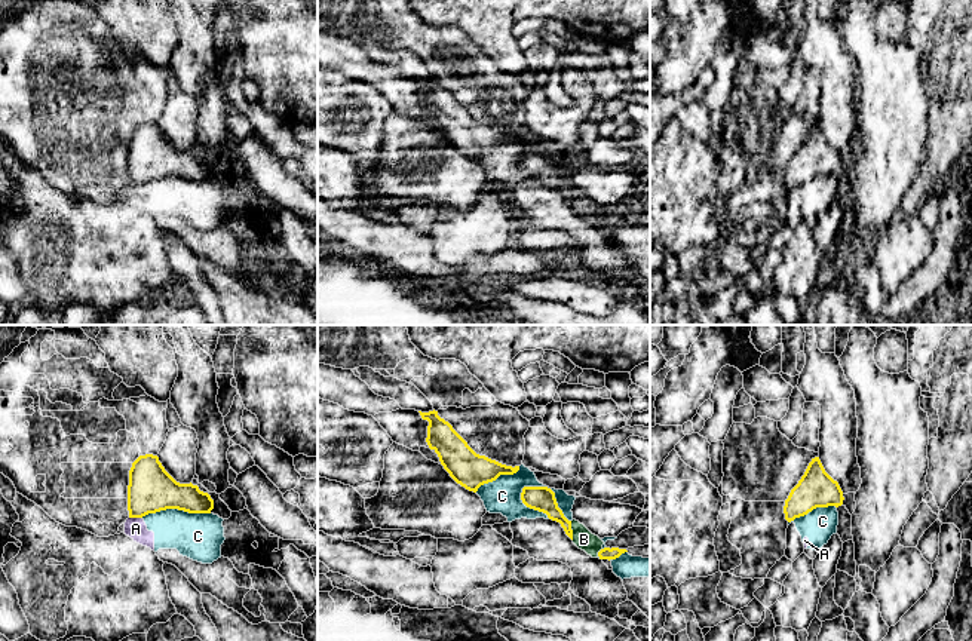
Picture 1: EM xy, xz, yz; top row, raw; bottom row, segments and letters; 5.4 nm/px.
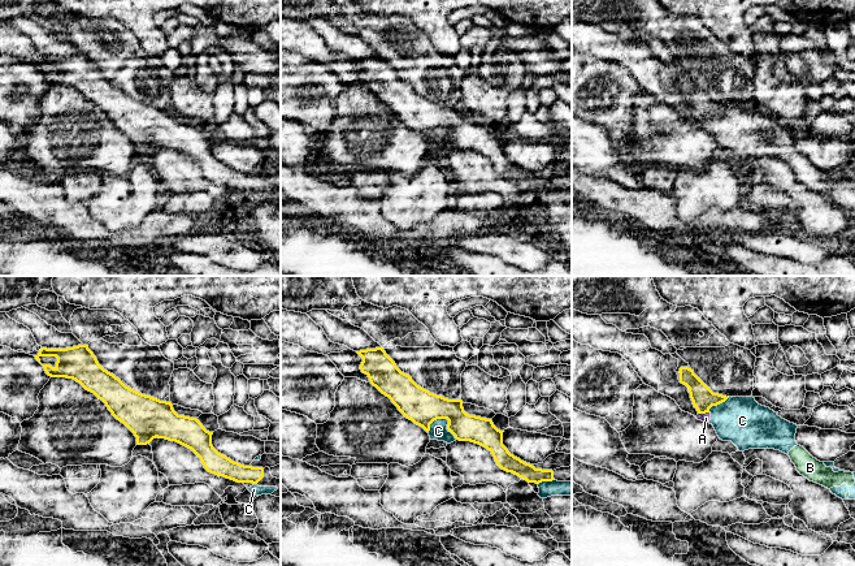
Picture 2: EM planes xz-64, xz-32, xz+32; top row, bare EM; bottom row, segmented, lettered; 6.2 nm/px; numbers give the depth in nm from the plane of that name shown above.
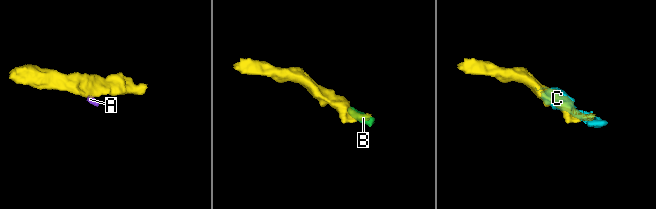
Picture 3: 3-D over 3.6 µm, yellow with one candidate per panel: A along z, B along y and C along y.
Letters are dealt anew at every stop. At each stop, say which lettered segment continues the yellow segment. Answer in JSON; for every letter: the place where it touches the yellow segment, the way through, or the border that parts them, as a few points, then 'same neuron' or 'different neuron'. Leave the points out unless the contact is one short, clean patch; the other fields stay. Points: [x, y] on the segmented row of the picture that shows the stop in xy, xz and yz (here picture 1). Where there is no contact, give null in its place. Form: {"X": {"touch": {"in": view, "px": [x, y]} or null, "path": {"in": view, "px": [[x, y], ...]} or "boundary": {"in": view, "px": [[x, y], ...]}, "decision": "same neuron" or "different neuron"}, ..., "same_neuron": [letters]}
{"A": {"touch": {"in": "xy", "px": [135, 517]}, "boundary": {"in": "xy", "px": [[129, 517], [141, 518]]}, "decision": "different neuron"}, "B": {"touch": {"in": "xz", "px": [572, 530]}, "boundary": {"in": "xz", "px": [[570, 521], [573, 539]]}, "decision": "different neuron"}, "C": {"touch": {"in": "xz", "px": [552, 491]}, "decision": "different neuron"}, "same_neuron": []}

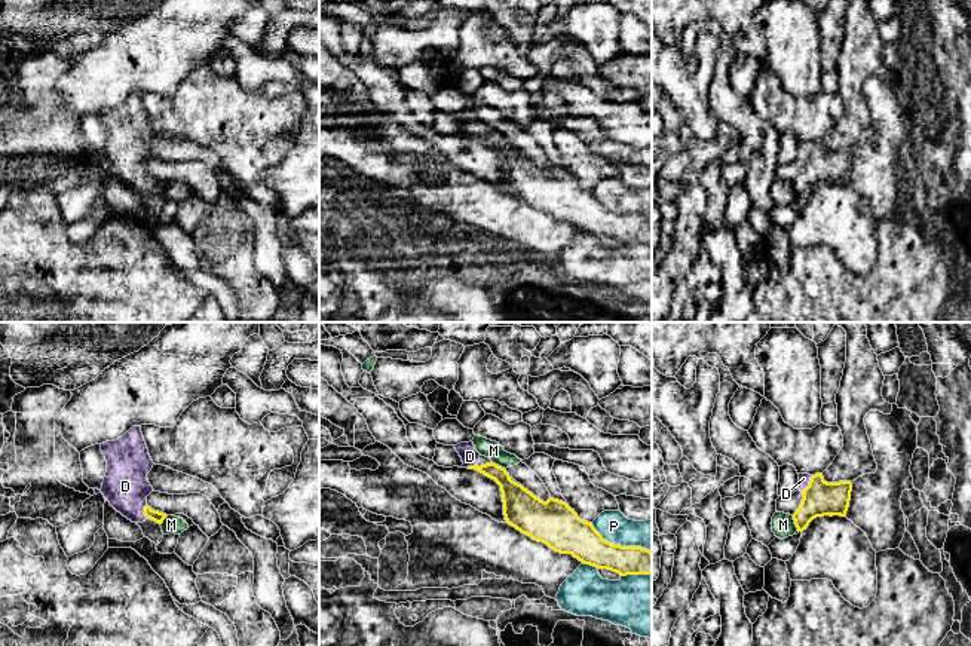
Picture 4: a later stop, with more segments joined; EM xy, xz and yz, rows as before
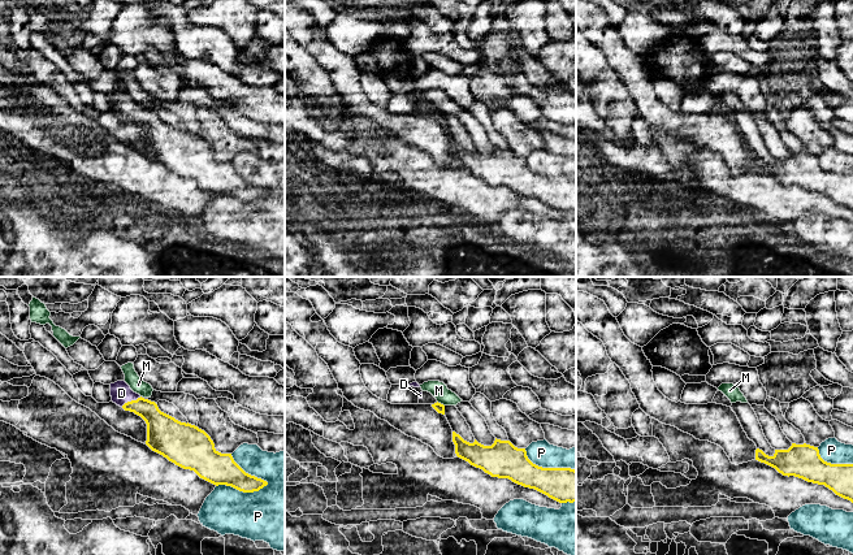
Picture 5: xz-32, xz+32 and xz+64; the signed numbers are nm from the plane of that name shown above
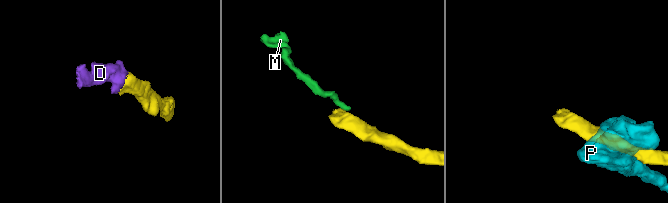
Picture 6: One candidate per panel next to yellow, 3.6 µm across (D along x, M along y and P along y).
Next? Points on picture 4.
{"D": {"touch": {"in": "yz", "px": [809, 484]}, "path": {"in": "yz", "px": [[820, 498], [809, 484], [803, 478]]}, "decision": "same neuron"}, "M": {"touch": {"in": "yz", "px": [795, 523]}, "boundary": {"in": "yz", "px": [[792, 516], [798, 530]]}, "decision": "different neuron"}, "P": {"touch": {"in": "xz", "px": [619, 545]}, "decision": "different neuron"}, "same_neuron": ["D"]}

